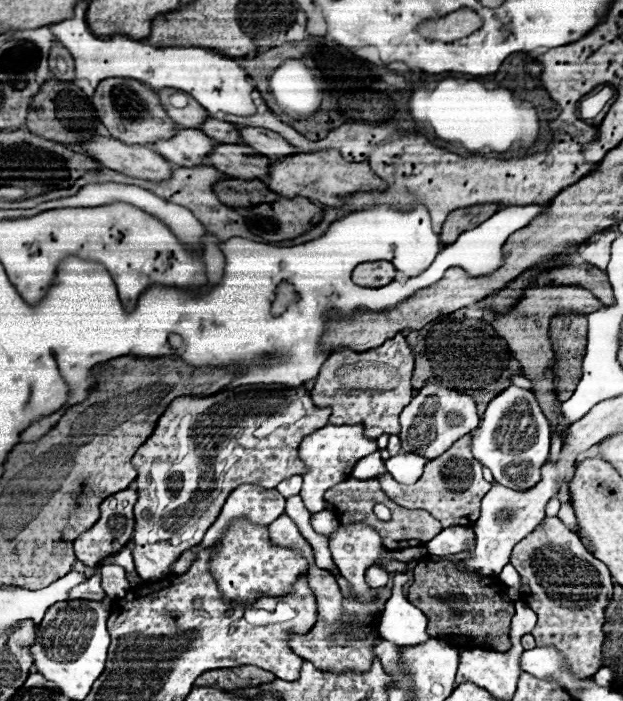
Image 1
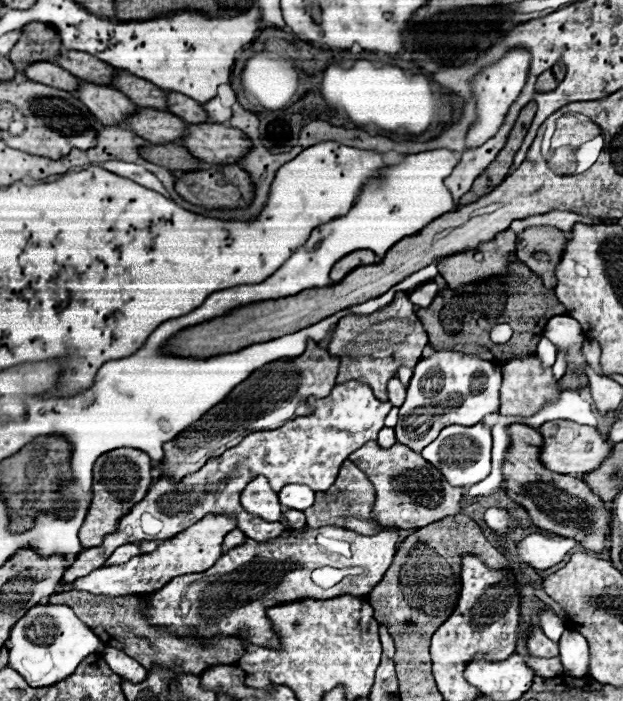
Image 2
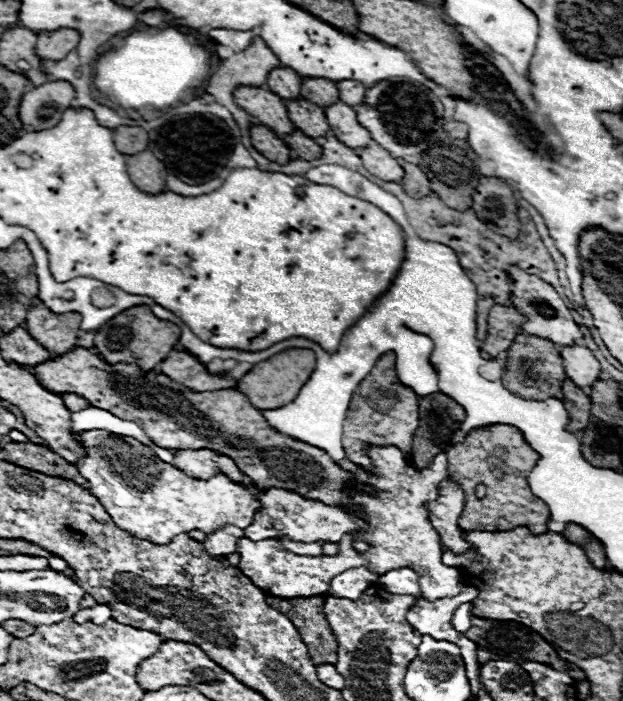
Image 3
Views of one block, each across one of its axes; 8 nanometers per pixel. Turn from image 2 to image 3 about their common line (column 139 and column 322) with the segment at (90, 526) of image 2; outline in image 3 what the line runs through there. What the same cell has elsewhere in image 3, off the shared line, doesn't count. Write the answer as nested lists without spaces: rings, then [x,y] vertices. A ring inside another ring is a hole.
[[[74,348],[54,360],[42,362],[32,370],[38,382],[58,394],[72,392],[88,398],[92,406],[112,410],[120,418],[128,418],[152,438],[160,448],[168,450],[200,450],[208,448],[230,456],[236,466],[252,480],[252,484],[266,492],[270,488],[284,488],[308,500],[318,500],[330,506],[340,506],[350,514],[362,516],[362,506],[350,498],[350,486],[362,494],[376,496],[372,486],[360,482],[356,474],[340,468],[324,450],[296,442],[276,428],[272,428],[260,410],[256,410],[238,390],[216,390],[196,394],[164,374],[142,372],[134,364],[108,364],[98,354],[86,348]]]

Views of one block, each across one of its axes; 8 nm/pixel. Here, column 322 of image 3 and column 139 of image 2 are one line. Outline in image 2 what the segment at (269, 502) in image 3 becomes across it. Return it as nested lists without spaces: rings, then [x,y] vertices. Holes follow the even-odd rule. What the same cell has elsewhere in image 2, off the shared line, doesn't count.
[[[346,382],[334,386],[330,396],[312,400],[316,408],[310,416],[298,416],[276,430],[262,430],[248,434],[238,446],[226,450],[218,460],[208,460],[198,472],[184,476],[178,484],[168,478],[160,478],[148,490],[146,498],[136,504],[118,524],[114,534],[108,534],[102,546],[88,548],[76,556],[76,562],[66,570],[58,592],[64,584],[72,584],[74,578],[90,574],[90,570],[102,568],[106,558],[122,544],[134,544],[142,540],[168,540],[192,526],[206,514],[236,514],[240,518],[240,492],[256,476],[266,476],[271,488],[278,493],[286,484],[308,484],[314,492],[328,490],[342,466],[342,462],[362,448],[366,442],[378,438],[378,430],[384,428],[384,418],[390,412],[390,402],[374,398],[372,390],[358,382]],[[166,496],[166,512],[160,506]]]

